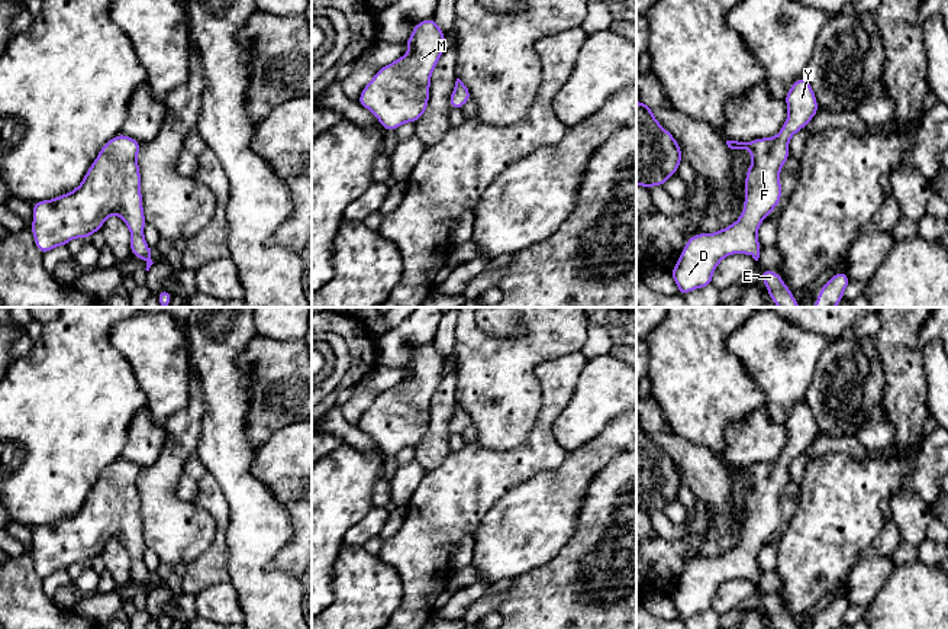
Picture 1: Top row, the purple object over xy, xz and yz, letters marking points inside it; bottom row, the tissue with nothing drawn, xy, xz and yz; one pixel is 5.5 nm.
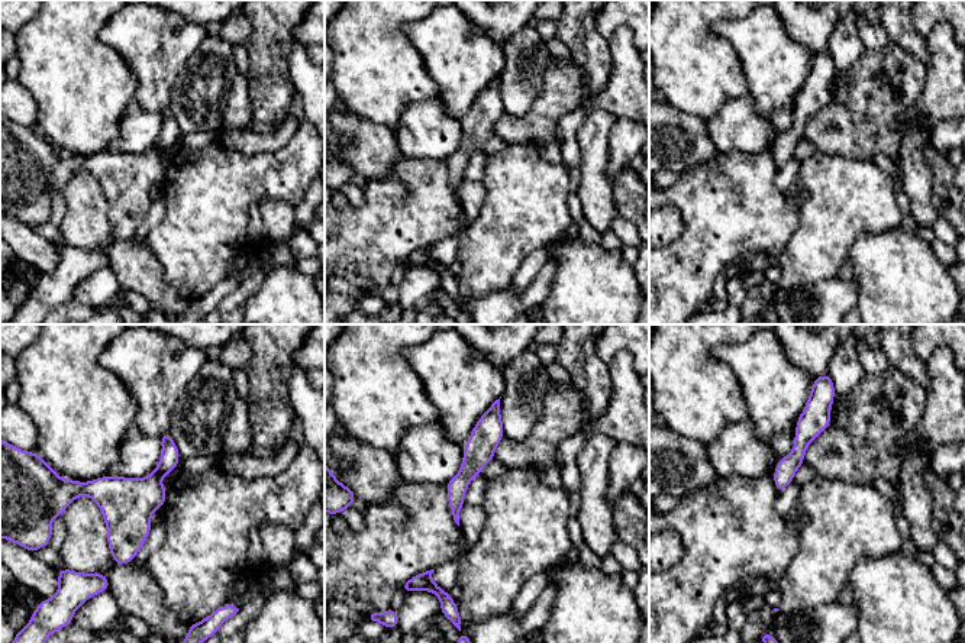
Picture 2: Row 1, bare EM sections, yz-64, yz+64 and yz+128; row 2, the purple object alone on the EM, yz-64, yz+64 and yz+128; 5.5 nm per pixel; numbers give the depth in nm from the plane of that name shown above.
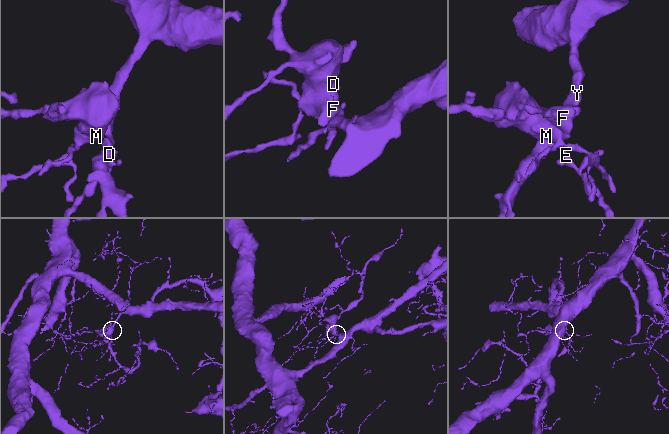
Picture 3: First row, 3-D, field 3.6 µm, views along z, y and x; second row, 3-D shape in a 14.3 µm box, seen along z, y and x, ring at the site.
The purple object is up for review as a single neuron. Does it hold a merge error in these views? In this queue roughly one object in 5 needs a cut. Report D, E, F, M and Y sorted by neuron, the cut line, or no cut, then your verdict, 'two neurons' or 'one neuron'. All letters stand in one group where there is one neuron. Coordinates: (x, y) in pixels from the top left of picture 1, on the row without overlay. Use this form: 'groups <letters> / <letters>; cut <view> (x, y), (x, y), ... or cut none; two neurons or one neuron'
groups D E F M Y; cut none; one neuron

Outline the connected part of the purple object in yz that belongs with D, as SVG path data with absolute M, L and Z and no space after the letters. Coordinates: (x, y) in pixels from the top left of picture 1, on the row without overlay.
M806 400L793 407L784 426L789 442L777 461L749 467L726 465L728 472L748 474L752 478L752 488L745 500L744 538L719 557L689 562L675 591L670 594L678 612L677 620L684 622L694 613L712 612L712 599L728 580L748 578L758 586L761 568L757 557L783 520L780 494L790 484L789 465L819 436Z

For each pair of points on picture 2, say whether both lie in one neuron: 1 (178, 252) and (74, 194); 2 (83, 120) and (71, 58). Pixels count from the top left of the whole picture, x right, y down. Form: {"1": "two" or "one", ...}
{"1": "two", "2": "one"}

